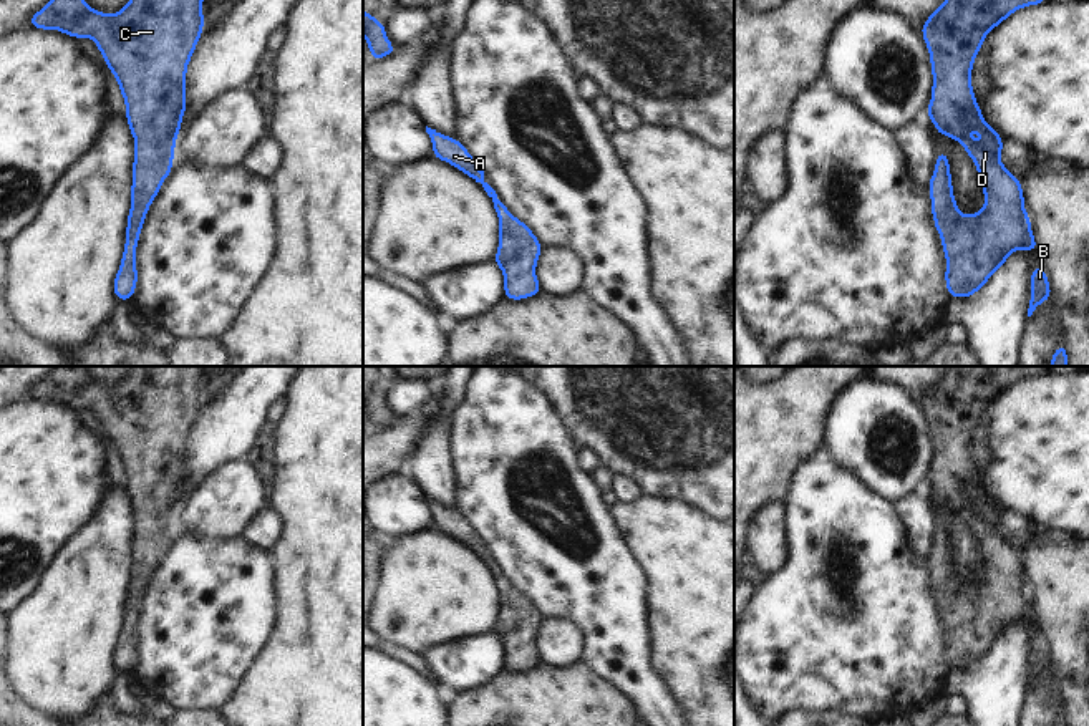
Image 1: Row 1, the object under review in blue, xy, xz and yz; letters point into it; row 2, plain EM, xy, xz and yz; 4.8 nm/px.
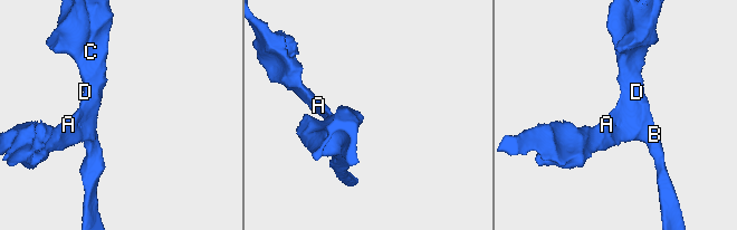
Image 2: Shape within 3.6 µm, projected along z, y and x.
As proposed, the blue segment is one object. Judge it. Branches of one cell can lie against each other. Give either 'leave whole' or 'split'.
leave whole

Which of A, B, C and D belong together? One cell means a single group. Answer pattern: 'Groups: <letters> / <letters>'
Groups: A B C D.

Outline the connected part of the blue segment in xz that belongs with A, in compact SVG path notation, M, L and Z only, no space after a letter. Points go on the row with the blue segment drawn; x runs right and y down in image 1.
M428 126L426 133L433 143L433 156L454 166L476 182L481 182L492 201L492 207L499 215L499 247L492 260L499 265L506 280L504 297L509 300L524 300L540 293L542 288L535 275L535 267L542 254L542 244L535 234L507 211L507 206L484 181L482 167L461 141Z

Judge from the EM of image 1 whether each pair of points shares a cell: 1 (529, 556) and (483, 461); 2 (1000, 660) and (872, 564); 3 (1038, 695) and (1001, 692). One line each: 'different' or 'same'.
1: same
2: different
3: different

